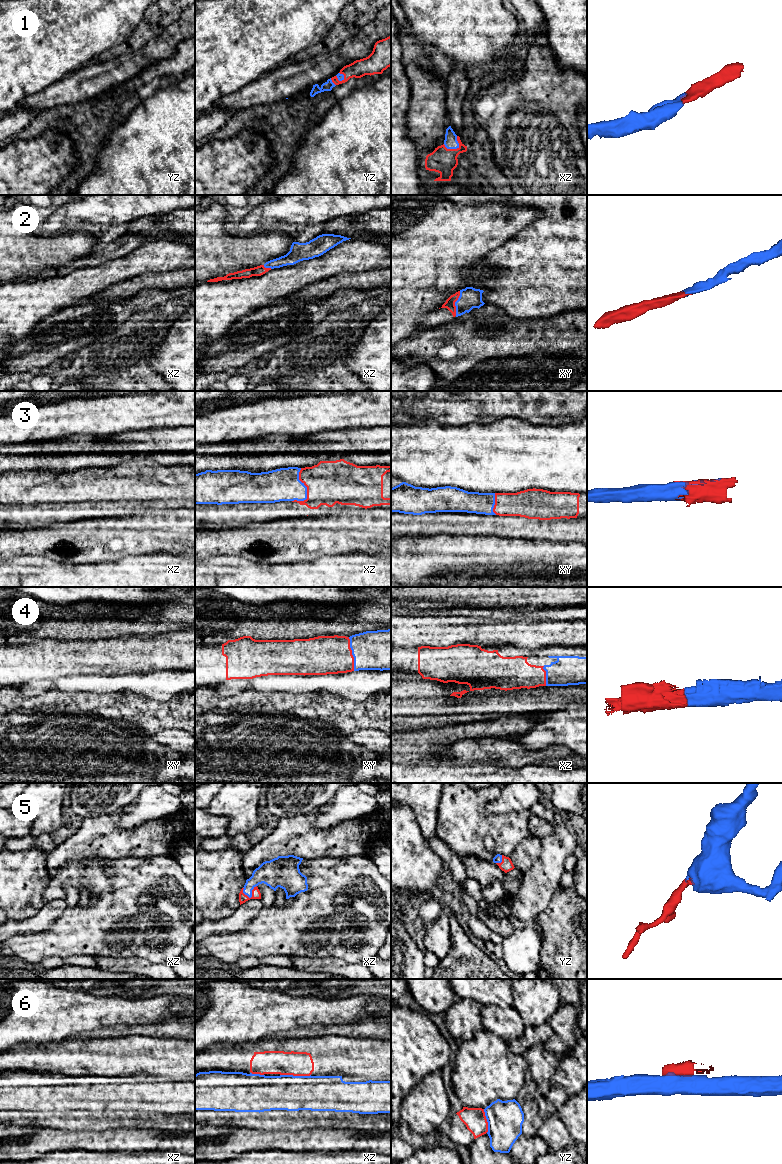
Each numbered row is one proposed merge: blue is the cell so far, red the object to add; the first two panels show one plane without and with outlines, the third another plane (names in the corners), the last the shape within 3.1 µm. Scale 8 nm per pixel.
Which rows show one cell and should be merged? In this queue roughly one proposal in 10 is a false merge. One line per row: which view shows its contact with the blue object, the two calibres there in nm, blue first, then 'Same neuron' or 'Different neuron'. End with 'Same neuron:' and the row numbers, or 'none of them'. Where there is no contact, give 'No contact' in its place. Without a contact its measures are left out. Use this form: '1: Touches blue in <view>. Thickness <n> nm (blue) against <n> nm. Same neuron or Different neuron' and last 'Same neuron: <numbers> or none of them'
1: Touches blue in xz. Thickness 110 nm (blue) against 200 nm. Same neuron
2: Touches blue in xy. Thickness 170 nm (blue) against 80 nm. Same neuron
3: Touches blue in xz. Thickness 260 nm (blue) against 360 nm. Same neuron
4: Touches blue in xy. Thickness 320 nm (blue) against 320 nm. Same neuron
5: Touches blue in xz. Thickness 220 nm (blue) against 70 nm. Same neuron
6: Touches blue in xz. Thickness 280 nm (blue) against 190 nm. Different neuron
Same neuron: 1, 2, 3, 4, 5

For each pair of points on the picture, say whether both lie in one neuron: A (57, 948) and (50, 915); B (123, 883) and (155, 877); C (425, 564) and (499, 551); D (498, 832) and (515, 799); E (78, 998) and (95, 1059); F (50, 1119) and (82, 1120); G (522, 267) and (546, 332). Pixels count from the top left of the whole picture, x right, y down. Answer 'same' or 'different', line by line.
A: different
B: same
C: same
D: different
E: different
F: same
G: different

